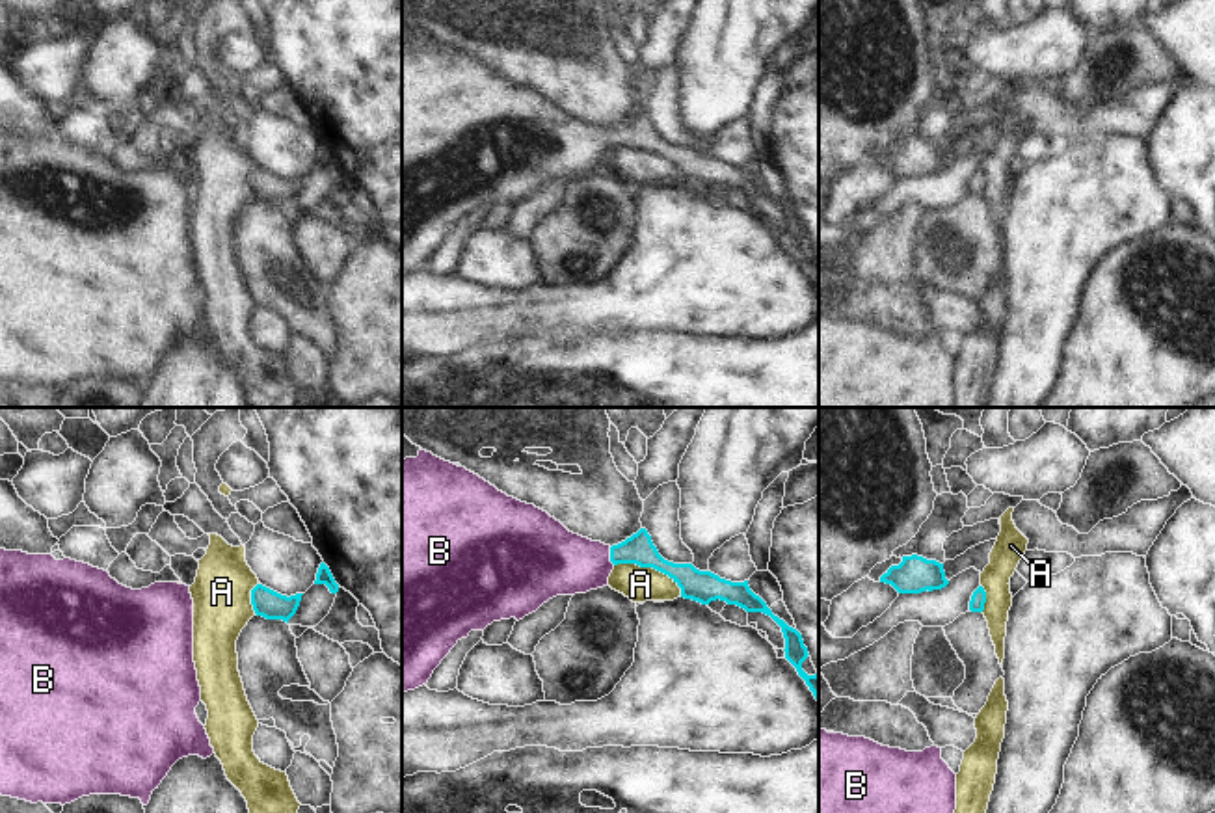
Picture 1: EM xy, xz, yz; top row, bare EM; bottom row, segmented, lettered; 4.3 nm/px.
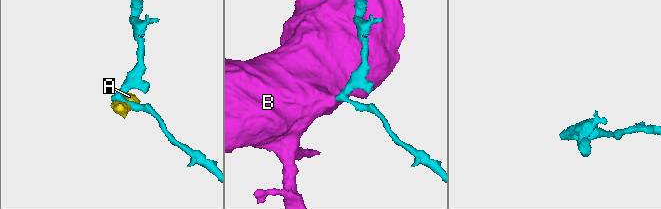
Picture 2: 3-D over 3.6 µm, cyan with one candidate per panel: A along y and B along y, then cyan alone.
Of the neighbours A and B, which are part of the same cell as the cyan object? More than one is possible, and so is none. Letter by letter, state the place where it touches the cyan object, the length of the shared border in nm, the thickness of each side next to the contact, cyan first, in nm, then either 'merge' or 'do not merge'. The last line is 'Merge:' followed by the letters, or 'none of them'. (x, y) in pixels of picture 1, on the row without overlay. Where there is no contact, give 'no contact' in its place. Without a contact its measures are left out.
A: contact xz (652, 149); length 320 nm; calibres 140 and 150 nm; do not merge
B: contact xz (611, 140); length 80 nm; calibres 130 and 300 nm; merge
Merge: B

